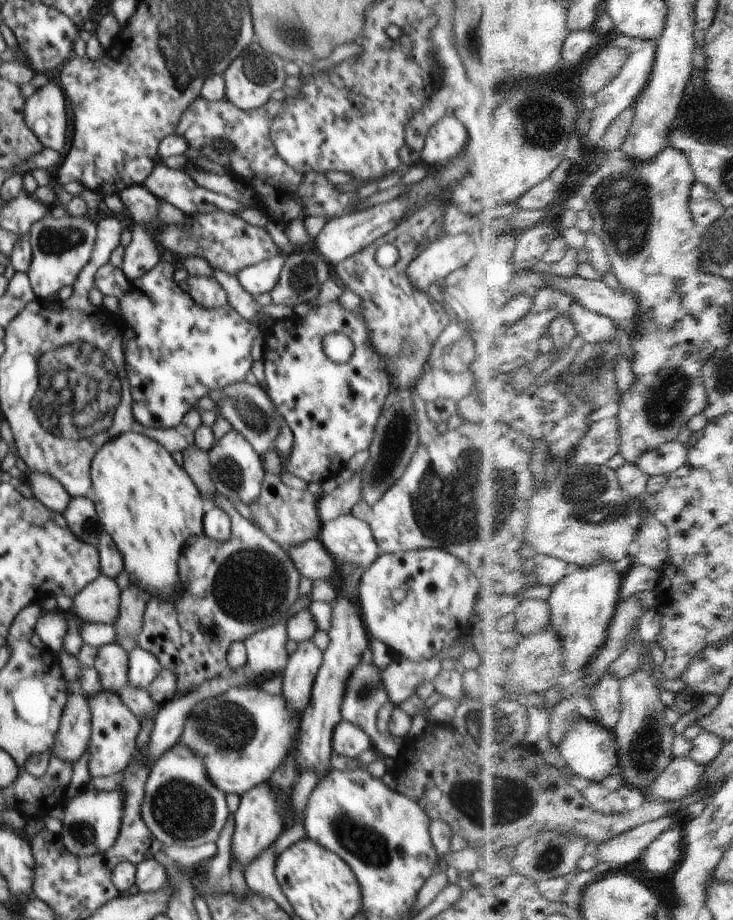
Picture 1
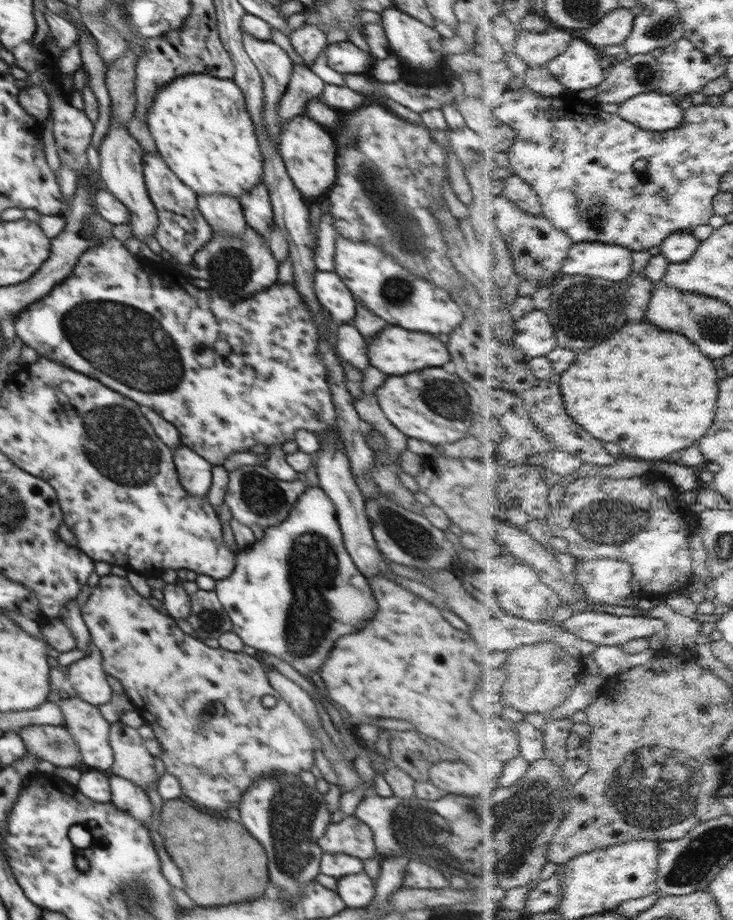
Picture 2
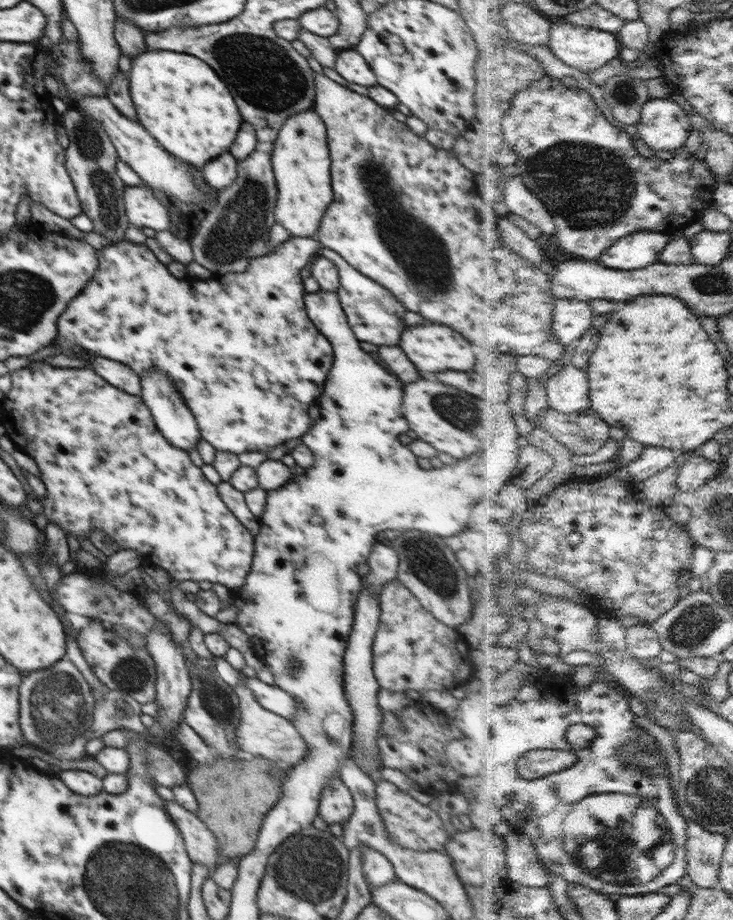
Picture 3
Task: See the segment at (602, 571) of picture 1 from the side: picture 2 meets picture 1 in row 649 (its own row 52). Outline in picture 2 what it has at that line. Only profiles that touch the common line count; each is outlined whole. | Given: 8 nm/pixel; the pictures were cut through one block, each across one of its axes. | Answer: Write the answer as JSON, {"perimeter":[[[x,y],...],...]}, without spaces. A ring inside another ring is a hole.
{"perimeter":[[[579,34],[570,48],[548,65],[553,76],[571,92],[580,92],[600,88],[605,83],[608,70],[602,66],[602,56],[600,47],[590,43],[584,34]]]}

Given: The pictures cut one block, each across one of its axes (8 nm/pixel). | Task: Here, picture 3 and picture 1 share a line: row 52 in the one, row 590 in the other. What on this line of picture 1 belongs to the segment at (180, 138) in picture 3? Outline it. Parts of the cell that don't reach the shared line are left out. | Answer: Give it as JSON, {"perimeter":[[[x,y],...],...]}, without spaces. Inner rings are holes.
{"perimeter":[[[122,433],[108,441],[94,455],[91,463],[91,498],[98,518],[124,556],[124,570],[130,580],[136,582],[144,592],[160,596],[162,600],[178,600],[182,582],[178,576],[178,558],[188,536],[202,534],[202,522],[208,502],[204,500],[193,478],[179,465],[171,453],[159,442],[140,433]]]}

